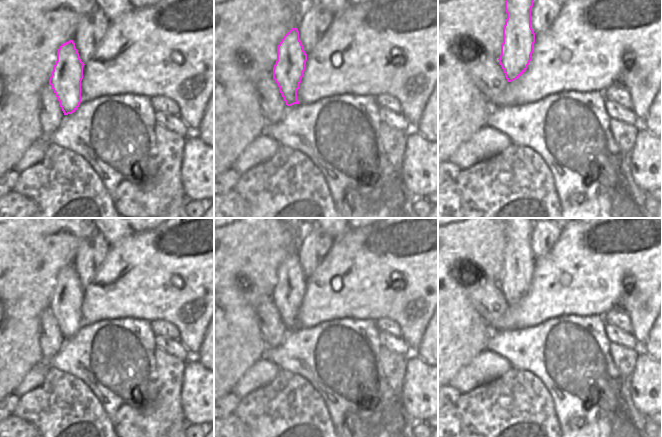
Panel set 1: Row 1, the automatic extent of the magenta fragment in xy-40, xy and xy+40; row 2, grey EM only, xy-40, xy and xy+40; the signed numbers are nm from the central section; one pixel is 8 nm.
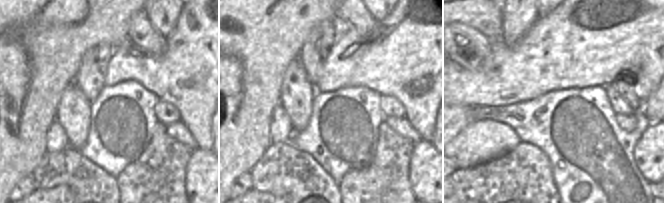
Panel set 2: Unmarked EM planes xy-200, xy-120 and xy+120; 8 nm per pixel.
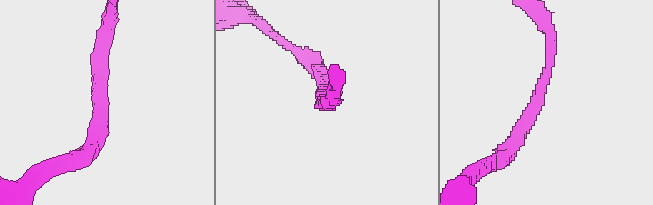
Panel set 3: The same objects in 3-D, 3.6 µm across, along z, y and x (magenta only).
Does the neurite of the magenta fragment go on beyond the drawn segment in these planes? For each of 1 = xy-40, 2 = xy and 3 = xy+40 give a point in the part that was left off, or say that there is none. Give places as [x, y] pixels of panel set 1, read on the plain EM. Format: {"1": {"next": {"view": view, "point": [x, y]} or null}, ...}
{"1": {"next": null}, "2": {"next": null}, "3": {"next": null}}

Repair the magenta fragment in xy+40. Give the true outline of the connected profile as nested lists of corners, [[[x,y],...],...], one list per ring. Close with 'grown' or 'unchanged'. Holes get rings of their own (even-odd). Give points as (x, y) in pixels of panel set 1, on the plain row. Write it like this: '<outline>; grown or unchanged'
[[[531,218],[502,219],[507,243],[503,251],[503,267],[498,284],[507,306],[512,306],[525,296],[531,285],[535,267],[531,233],[535,222]]]; unchanged

